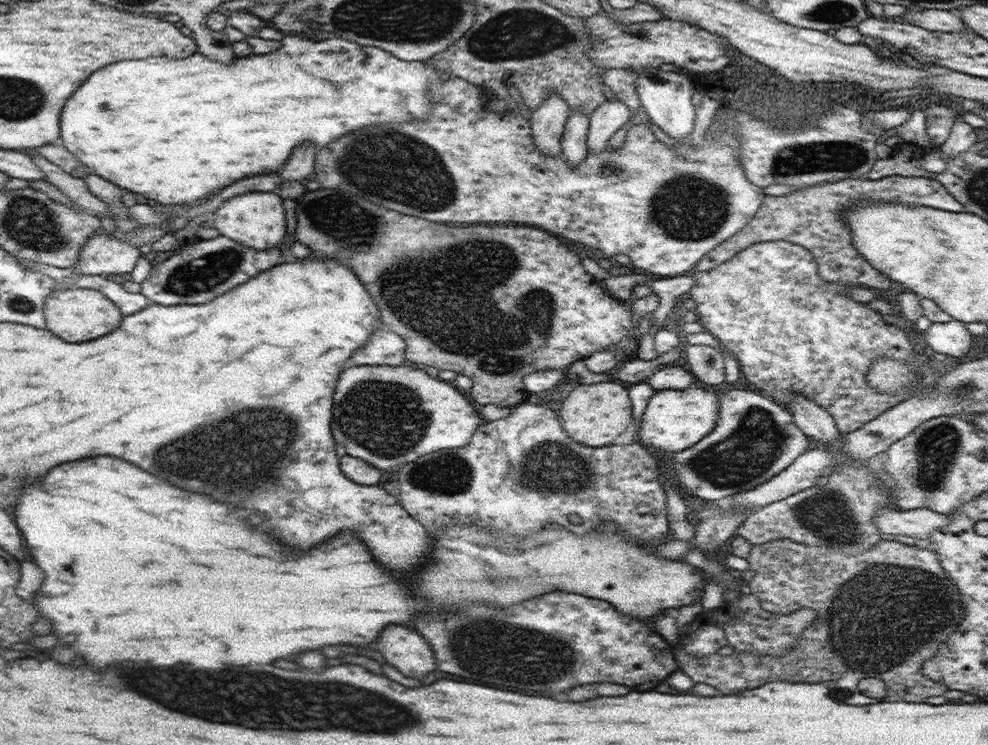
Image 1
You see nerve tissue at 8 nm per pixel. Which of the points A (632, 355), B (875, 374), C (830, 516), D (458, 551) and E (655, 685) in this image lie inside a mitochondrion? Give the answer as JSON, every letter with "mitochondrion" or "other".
{"A":"other","B":"other","C":"mitochondrion","D":"other","E":"other"}

